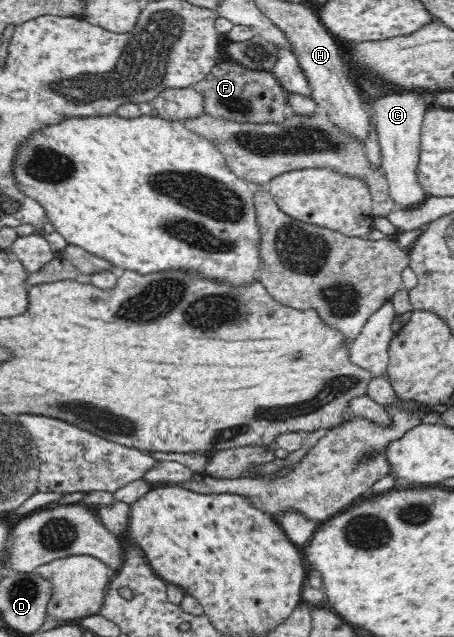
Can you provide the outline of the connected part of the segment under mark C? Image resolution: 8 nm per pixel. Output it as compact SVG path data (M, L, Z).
M421 90L397 92L370 102L374 114L374 129L378 134L382 153L381 172L389 185L391 200L399 210L418 209L429 198L418 176L422 123L426 111L424 94Z

